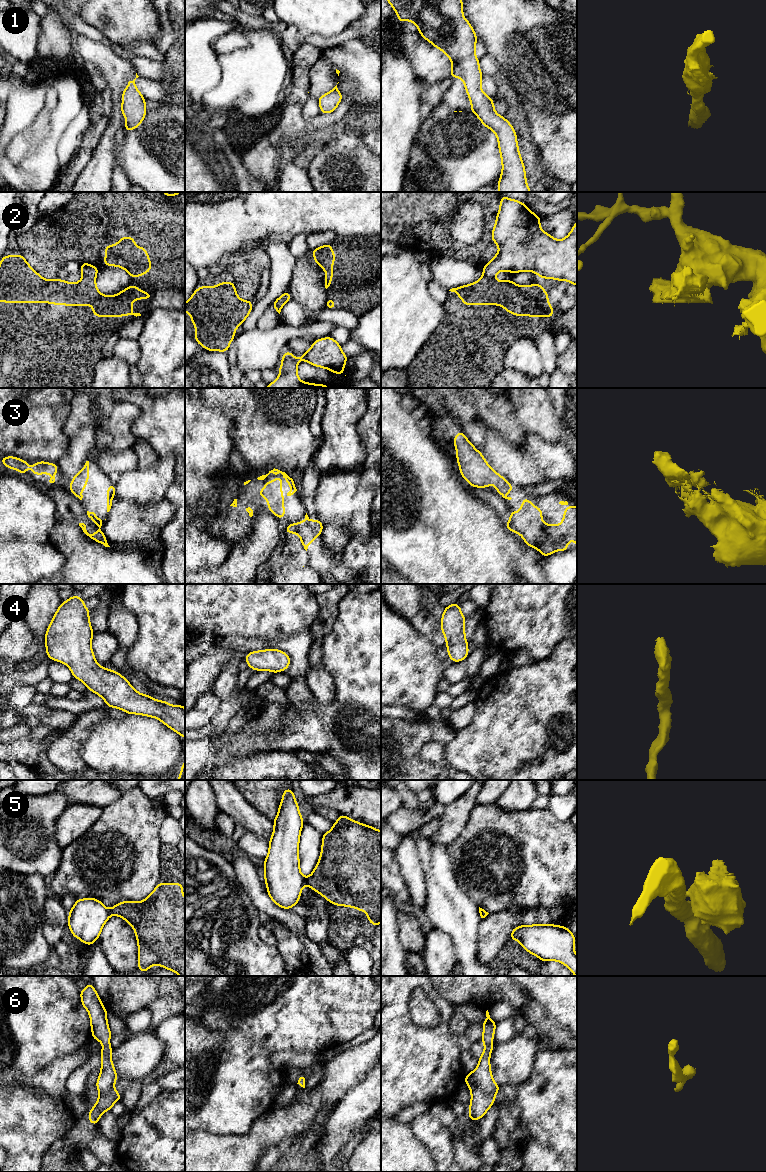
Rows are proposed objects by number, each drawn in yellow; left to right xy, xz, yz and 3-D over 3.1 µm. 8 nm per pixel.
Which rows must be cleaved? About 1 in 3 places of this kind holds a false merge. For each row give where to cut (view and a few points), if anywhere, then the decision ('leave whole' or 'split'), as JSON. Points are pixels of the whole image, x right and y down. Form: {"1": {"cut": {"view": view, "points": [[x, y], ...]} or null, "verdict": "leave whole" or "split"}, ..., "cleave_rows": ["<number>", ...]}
{"1": {"cut": null, "verdict": "leave whole"}, "2": {"cut": {"view": "xy", "points": [[84, 275], [94, 279]]}, "verdict": "split"}, "3": {"cut": null, "verdict": "leave whole"}, "4": {"cut": null, "verdict": "leave whole"}, "5": {"cut": {"view": "xz", "points": [[305, 879], [306, 883]]}, "verdict": "split"}, "6": {"cut": null, "verdict": "leave whole"}, "cleave_rows": ["2", "5"]}

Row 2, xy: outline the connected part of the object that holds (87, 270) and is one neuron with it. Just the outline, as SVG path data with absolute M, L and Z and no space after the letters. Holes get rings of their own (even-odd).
M83 262L81 263L80 271L82 272L83 276L95 279L99 268L100 267L92 266L88 264L87 262Z

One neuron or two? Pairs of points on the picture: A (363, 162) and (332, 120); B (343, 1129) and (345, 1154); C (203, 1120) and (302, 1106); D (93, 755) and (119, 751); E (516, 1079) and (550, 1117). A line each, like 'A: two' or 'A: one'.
A: one
B: two
C: two
D: one
E: two

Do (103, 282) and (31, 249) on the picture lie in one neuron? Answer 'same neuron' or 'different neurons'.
different neurons

